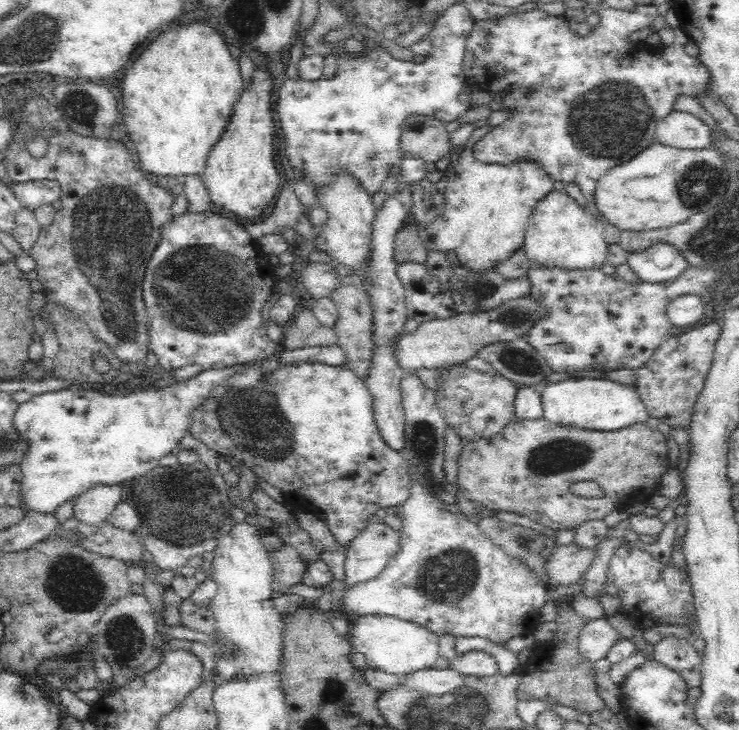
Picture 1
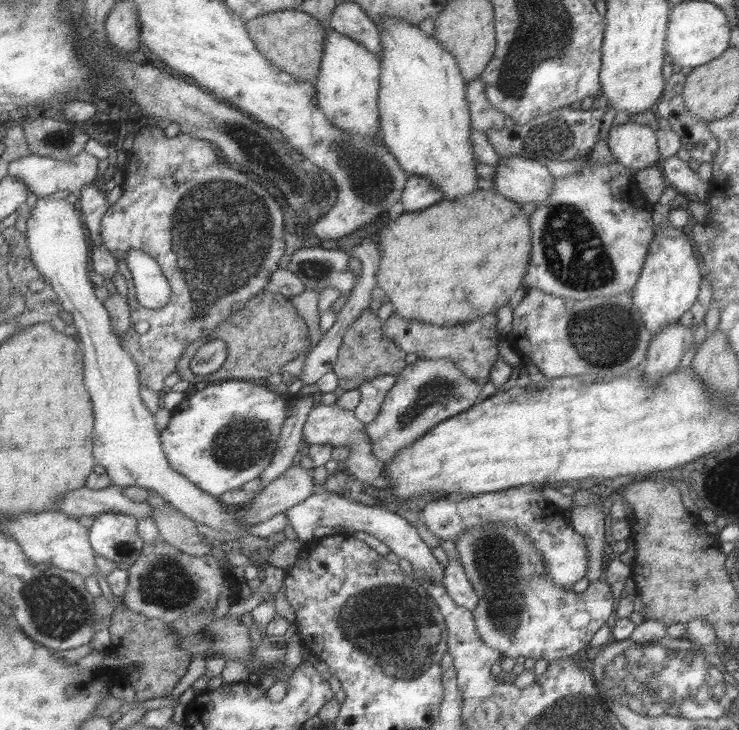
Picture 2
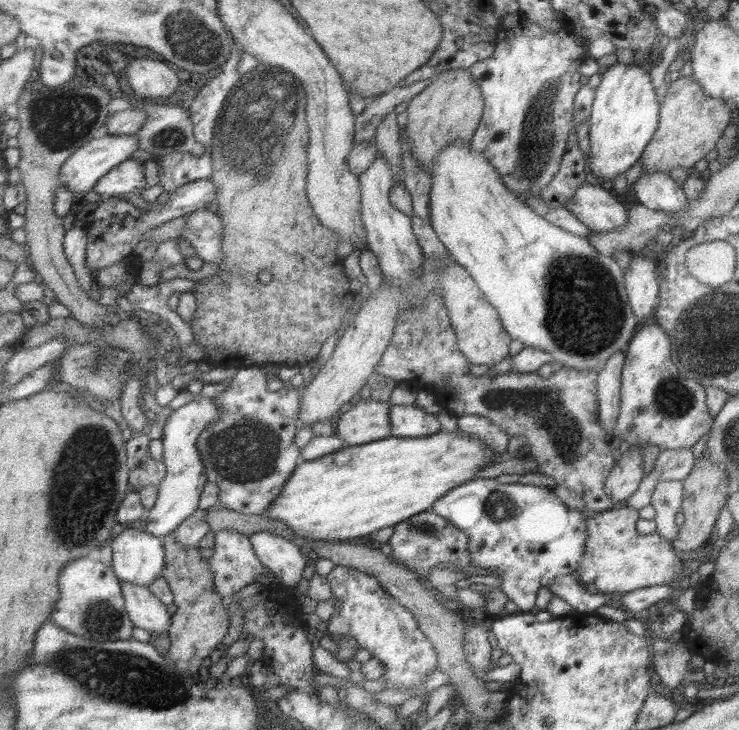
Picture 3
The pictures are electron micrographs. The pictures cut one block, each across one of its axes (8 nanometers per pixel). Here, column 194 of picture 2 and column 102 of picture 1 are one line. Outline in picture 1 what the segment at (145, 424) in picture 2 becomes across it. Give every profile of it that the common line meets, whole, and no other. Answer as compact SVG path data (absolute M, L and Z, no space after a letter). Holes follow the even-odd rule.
M122 483L95 484L77 496L73 516L76 520L89 525L104 521L122 500L122 494Z

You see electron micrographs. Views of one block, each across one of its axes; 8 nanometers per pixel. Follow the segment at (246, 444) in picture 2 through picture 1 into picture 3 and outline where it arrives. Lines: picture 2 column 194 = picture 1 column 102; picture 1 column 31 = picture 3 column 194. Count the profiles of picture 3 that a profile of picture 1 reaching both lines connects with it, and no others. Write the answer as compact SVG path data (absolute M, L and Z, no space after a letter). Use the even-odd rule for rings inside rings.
M195 396L187 404L173 410L167 418L161 436L167 476L158 485L157 500L148 512L144 530L149 534L163 537L174 533L187 518L200 509L201 497L209 476L197 441L209 425L219 421L219 417L221 406L215 402L215 398Z

